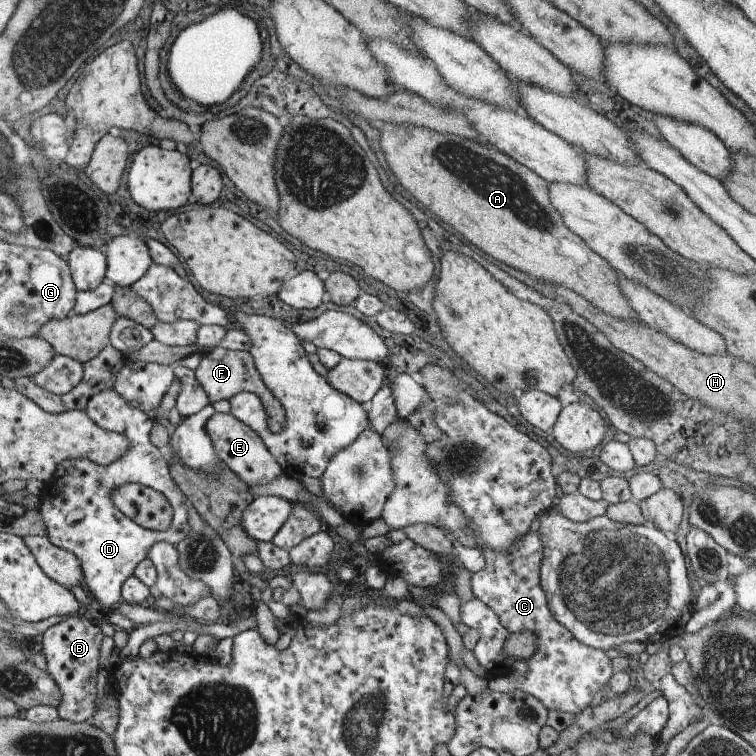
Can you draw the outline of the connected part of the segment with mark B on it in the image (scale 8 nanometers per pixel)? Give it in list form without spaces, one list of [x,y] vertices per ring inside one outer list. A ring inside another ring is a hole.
[[[84,613],[70,615],[64,622],[48,628],[38,639],[39,649],[47,661],[47,672],[60,688],[63,696],[57,707],[59,718],[64,721],[82,723],[89,721],[95,714],[96,684],[100,666],[100,650],[104,635]]]

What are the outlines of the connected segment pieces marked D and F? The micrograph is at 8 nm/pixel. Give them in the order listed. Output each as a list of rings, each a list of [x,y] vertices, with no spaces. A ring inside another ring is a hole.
[[[113,389],[92,396],[85,412],[105,430],[122,432],[131,445],[120,459],[105,466],[87,459],[65,461],[55,471],[52,480],[45,482],[39,495],[38,510],[48,531],[47,539],[54,546],[73,552],[81,562],[83,579],[90,597],[97,603],[96,609],[102,606],[114,610],[120,602],[120,588],[133,576],[139,563],[147,558],[151,547],[161,541],[178,545],[190,533],[190,526],[186,522],[186,508],[182,506],[184,494],[174,486],[176,482],[168,474],[166,460],[150,442],[150,428],[155,424],[152,416],[126,403]],[[128,483],[152,488],[170,502],[174,518],[166,531],[139,526],[114,506],[110,492]]]
[[[216,347],[202,355],[202,362],[195,370],[195,378],[206,392],[210,404],[223,399],[229,400],[236,394],[245,391],[256,395],[260,394],[260,398],[264,398],[264,394],[268,394],[269,391],[264,387],[253,357],[248,351],[232,351]]]

